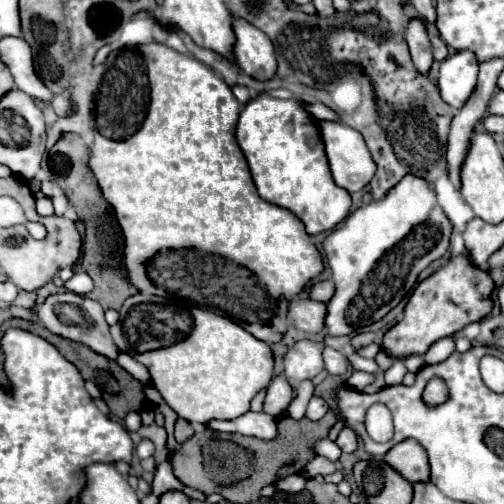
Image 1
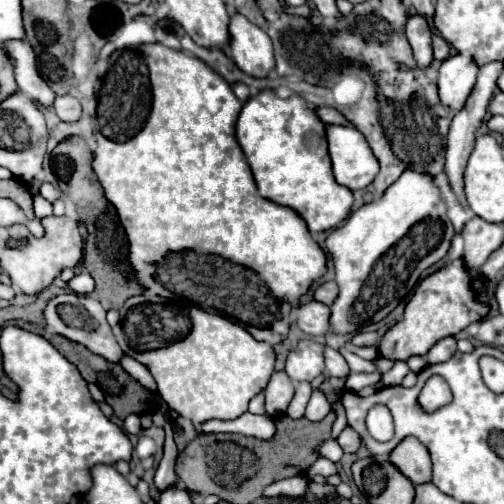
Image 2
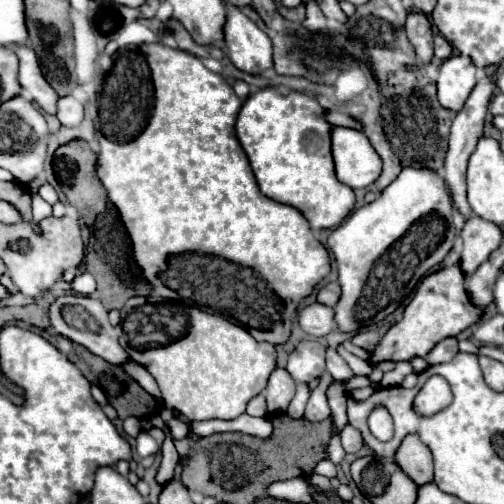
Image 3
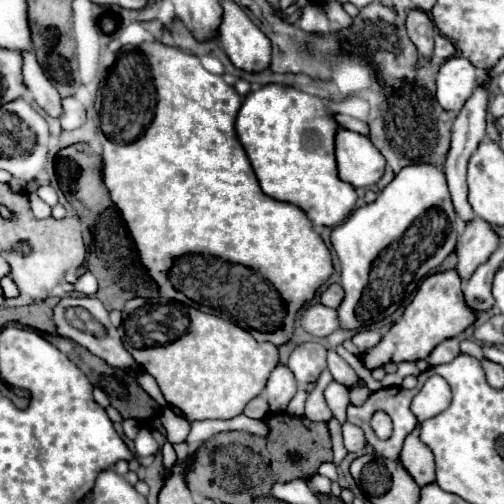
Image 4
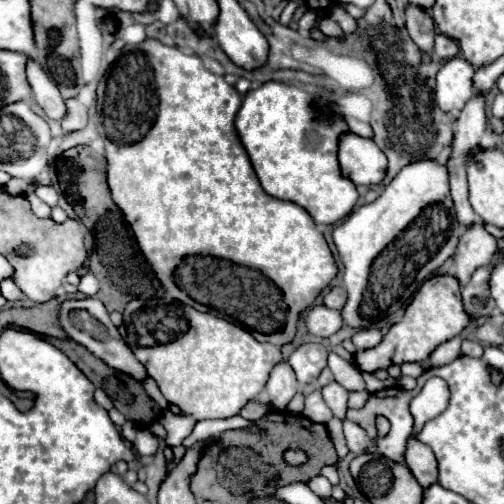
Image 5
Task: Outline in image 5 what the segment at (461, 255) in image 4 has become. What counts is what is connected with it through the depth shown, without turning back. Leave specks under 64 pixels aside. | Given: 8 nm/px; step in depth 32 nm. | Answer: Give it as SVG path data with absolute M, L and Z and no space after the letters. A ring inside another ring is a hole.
M482 222L470 226L458 244L454 262L456 262L456 278L460 286L468 284L470 276L482 268L488 266L496 254L496 240L492 234L488 234L482 226Z

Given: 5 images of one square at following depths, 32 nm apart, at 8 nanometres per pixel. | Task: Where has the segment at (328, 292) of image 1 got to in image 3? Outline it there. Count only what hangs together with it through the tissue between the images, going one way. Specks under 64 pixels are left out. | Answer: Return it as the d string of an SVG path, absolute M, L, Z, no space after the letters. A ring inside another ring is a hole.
M330 282L326 288L322 288L318 292L318 302L324 306L336 306L336 300L340 300L340 284L338 282Z

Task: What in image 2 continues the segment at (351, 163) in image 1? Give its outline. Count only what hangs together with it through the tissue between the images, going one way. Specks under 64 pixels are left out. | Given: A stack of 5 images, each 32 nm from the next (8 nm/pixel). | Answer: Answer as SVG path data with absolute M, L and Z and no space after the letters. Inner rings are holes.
M328 126L328 146L338 184L350 190L372 184L380 164L360 130L354 126Z

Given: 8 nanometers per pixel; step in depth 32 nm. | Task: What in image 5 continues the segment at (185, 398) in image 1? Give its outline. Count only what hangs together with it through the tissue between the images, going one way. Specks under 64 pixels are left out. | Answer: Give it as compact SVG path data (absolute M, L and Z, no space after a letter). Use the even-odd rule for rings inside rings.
M184 306L188 316L188 332L152 348L134 348L136 358L146 366L156 380L164 398L196 420L230 418L240 408L254 400L268 382L270 370L282 362L282 352L274 344L260 344L252 334L240 326L208 312L198 312Z

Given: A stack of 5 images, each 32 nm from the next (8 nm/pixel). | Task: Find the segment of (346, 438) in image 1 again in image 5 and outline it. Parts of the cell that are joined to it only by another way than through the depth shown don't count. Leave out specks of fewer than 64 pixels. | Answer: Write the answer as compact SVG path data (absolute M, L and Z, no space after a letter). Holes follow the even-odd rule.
M344 420L344 436L348 440L348 448L354 454L366 452L370 446L374 446L374 440L364 432L364 428L360 428L358 424L352 424L350 420Z

